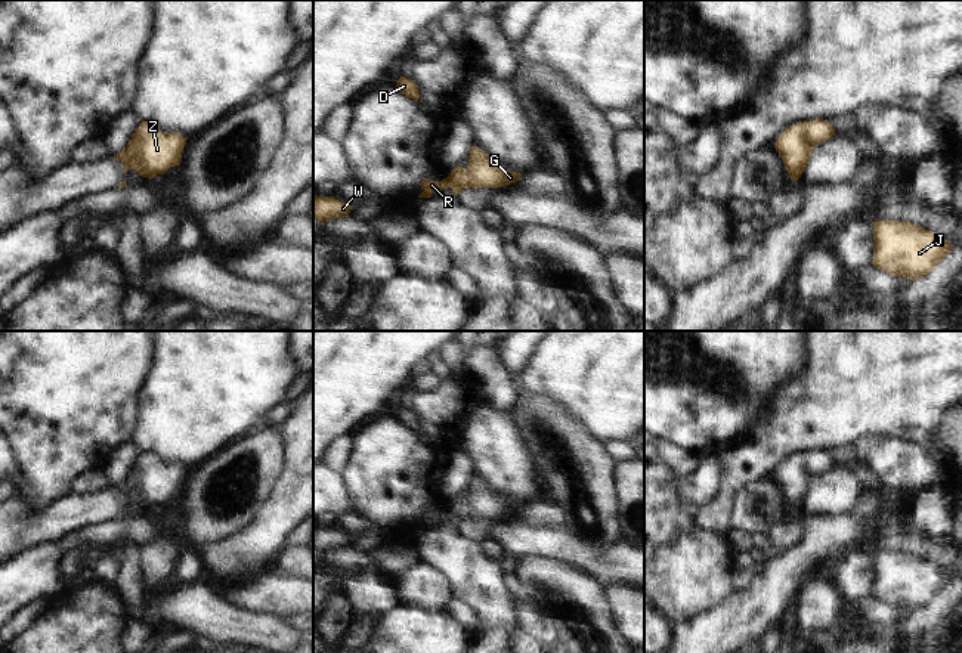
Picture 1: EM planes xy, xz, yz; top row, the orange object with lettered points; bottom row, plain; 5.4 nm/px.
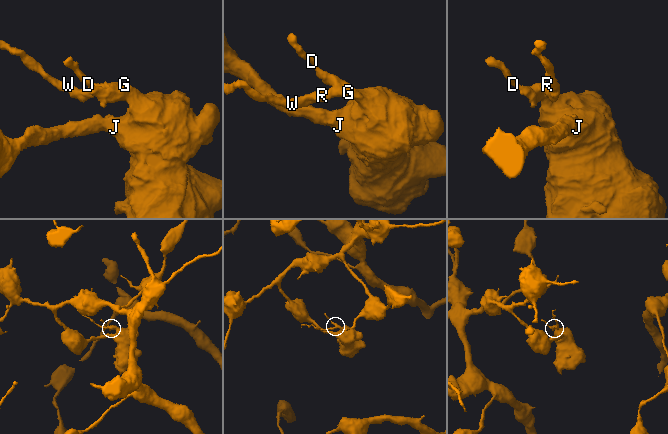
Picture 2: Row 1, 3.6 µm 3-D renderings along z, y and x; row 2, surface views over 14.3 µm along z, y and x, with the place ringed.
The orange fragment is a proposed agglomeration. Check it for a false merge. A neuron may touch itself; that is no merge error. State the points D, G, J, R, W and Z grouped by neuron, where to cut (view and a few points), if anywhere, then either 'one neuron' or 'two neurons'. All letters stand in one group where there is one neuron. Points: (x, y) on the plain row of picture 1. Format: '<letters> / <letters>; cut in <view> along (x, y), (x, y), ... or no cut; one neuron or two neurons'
D G J R W Z; no cut; one neuron

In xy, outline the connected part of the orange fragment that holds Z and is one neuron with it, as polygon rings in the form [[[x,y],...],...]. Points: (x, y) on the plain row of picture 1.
[[[142,452],[127,477],[114,489],[124,495],[124,507],[133,499],[139,507],[151,511],[170,498],[180,496],[186,471],[188,468],[179,464],[166,464],[158,457]]]

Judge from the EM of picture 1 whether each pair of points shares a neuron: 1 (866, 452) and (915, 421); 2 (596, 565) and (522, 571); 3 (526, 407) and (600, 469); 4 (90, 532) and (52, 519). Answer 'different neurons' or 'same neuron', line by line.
1: different neurons
2: different neurons
3: same neuron
4: different neurons

